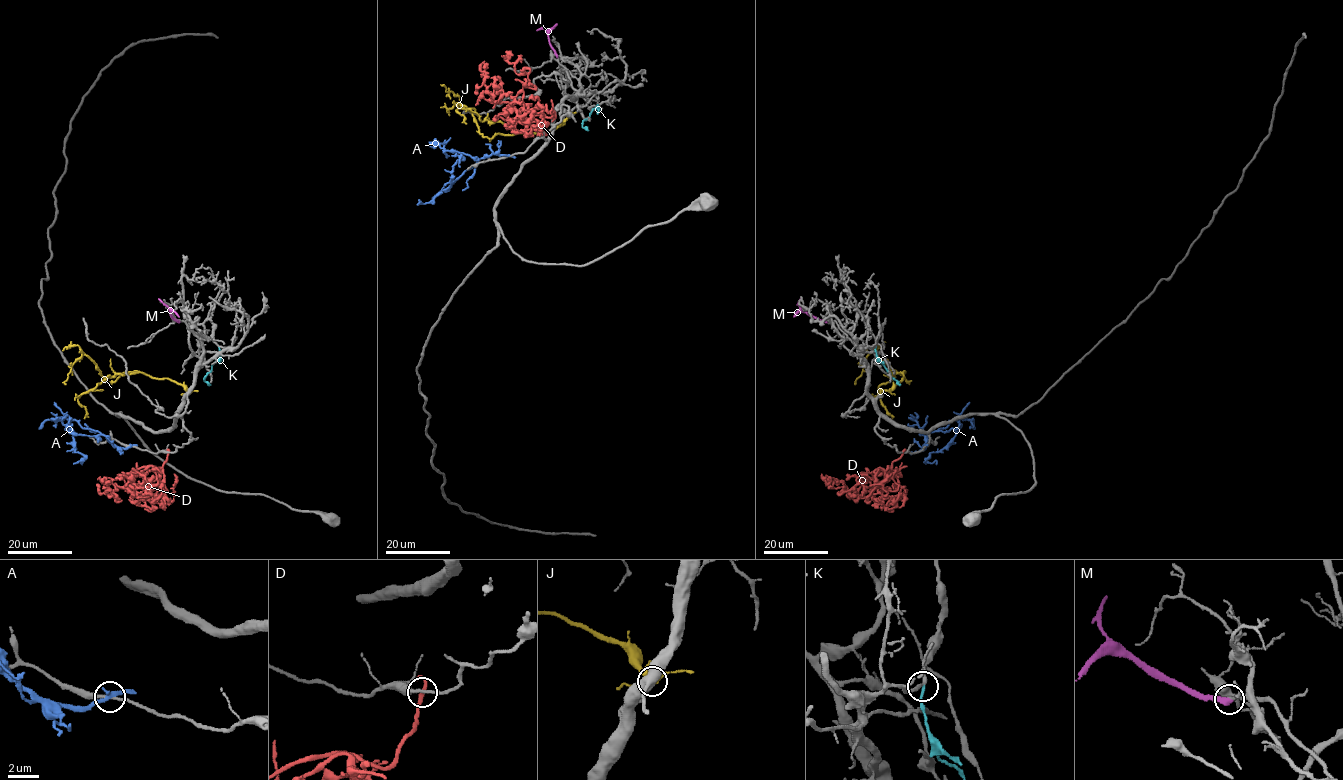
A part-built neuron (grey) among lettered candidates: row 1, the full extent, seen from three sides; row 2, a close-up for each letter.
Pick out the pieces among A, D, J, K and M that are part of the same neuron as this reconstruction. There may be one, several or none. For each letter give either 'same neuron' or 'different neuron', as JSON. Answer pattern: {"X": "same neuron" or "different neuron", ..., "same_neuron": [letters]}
{"A": "different neuron", "D": "different neuron", "J": "same neuron", "K": "different neuron", "M": "different neuron", "same_neuron": ["J"]}

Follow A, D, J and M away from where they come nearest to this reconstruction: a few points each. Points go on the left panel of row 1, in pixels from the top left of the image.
A: (131, 446), (117, 448), (100, 432), (84, 428), (72, 419), (70, 423), (74, 449), (84, 457), (82, 464)
D: (168, 453), (160, 469), (123, 473), (111, 482), (110, 495), (106, 479)
J: (189, 393), (169, 379), (134, 371), (106, 382), (82, 352), (66, 384)
M: (178, 321), (158, 299)

